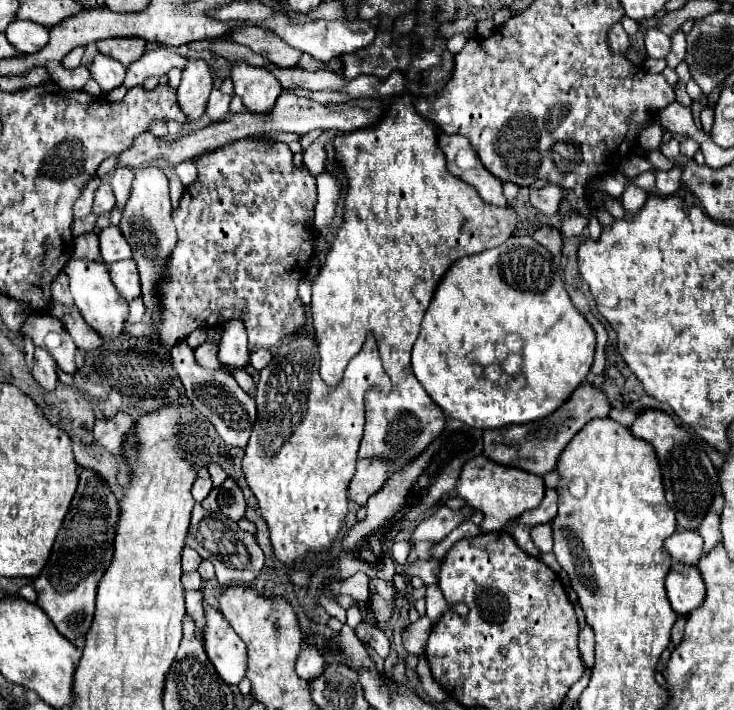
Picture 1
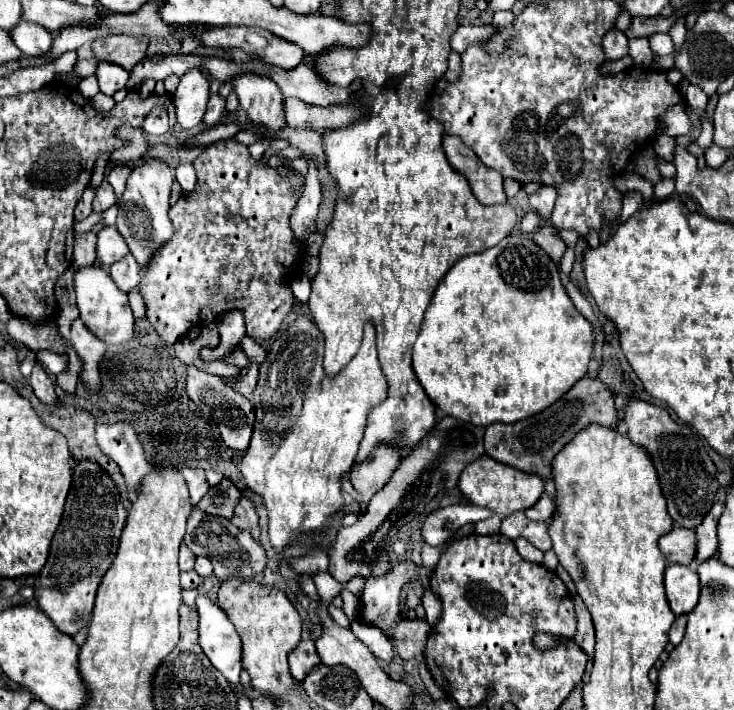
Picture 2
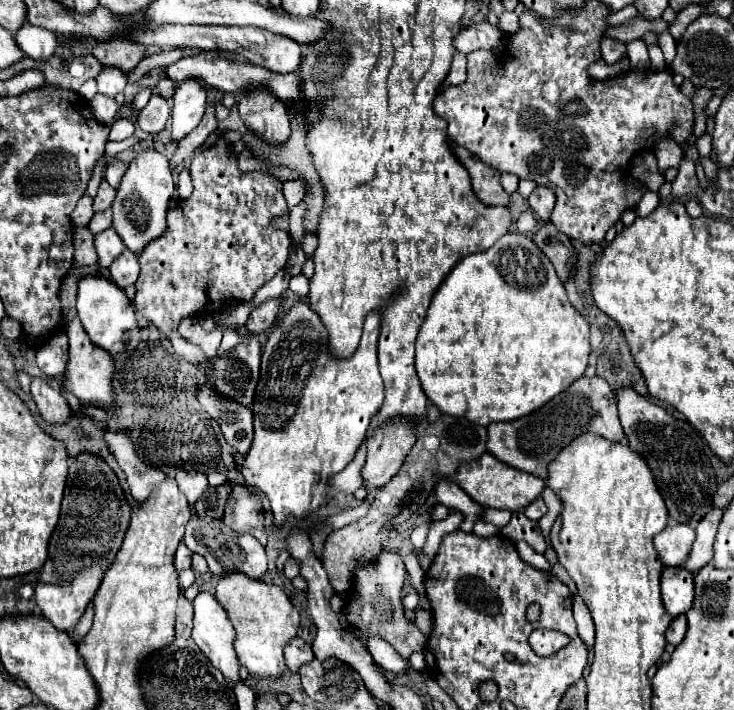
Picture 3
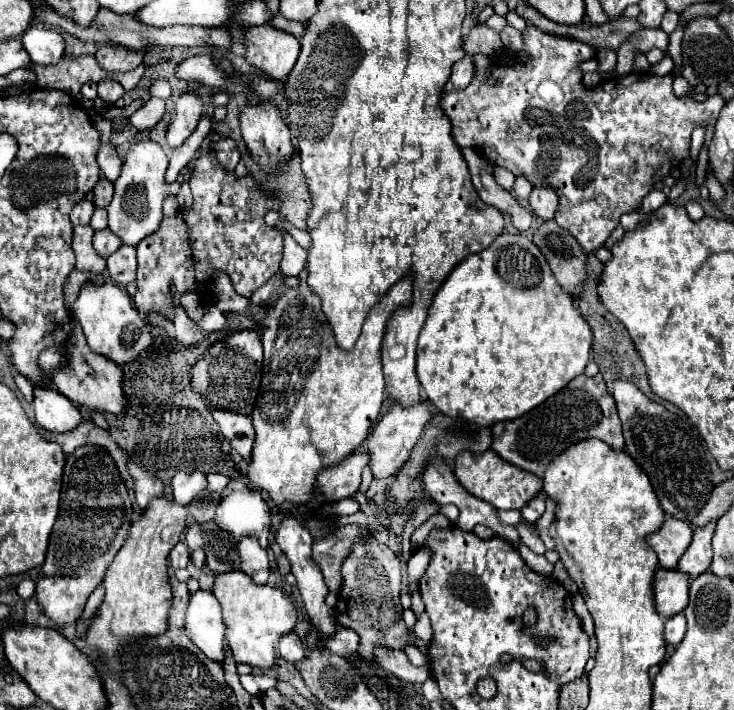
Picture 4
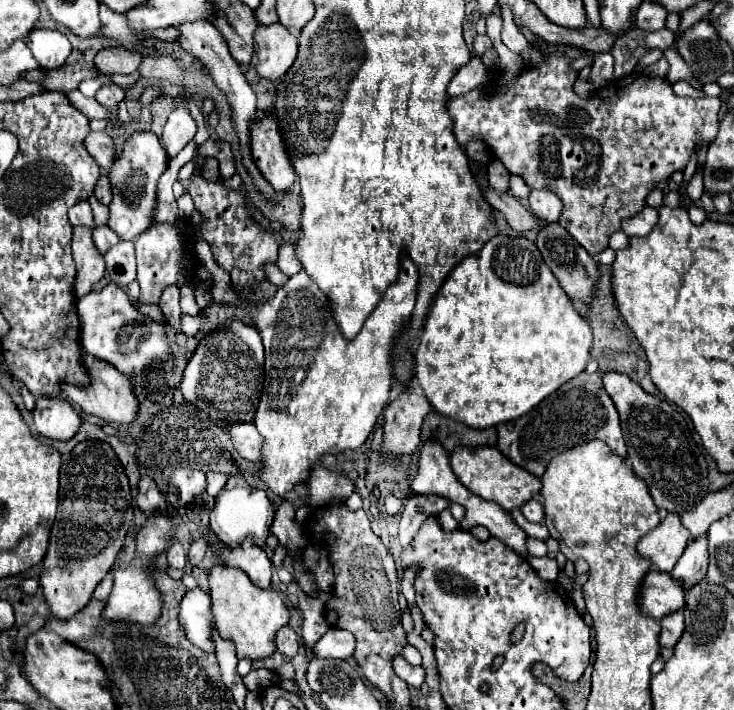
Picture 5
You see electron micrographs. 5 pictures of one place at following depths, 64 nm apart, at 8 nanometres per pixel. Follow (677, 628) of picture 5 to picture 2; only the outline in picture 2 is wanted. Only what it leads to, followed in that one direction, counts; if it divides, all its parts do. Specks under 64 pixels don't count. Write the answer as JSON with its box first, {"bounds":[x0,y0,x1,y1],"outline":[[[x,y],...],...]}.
{"bounds":[670,616,686,646],"outline":[[[678,616],[676,618],[676,622],[672,624],[672,628],[670,628],[670,642],[676,646],[676,644],[680,644],[680,640],[682,640],[682,636],[684,636],[684,626],[686,626],[686,616]]]}

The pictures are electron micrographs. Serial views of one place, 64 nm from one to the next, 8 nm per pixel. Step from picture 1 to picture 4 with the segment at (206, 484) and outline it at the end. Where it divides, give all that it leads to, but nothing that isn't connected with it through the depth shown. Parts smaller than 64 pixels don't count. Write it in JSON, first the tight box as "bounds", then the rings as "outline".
{"bounds":[172,472,206,504],"outline":[[[176,472],[172,478],[172,494],[180,504],[190,504],[206,488],[206,476],[202,472]]]}

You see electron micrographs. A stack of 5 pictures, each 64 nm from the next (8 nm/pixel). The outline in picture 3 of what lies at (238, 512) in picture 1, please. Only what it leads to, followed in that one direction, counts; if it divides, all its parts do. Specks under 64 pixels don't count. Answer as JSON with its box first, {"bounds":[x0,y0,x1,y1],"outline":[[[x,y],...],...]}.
{"bounds":[194,480,232,518],"outline":[[[226,480],[224,484],[216,486],[216,488],[208,488],[200,500],[194,504],[194,510],[198,516],[214,516],[214,518],[222,518],[224,516],[224,508],[226,502],[232,494],[232,482]]]}

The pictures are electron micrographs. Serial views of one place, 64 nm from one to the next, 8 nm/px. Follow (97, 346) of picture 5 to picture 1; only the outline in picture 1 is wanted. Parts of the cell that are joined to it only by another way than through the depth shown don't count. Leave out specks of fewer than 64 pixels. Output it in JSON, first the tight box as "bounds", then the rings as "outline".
{"bounds":[64,258,128,338],"outline":[[[70,258],[68,264],[64,266],[64,274],[68,276],[70,292],[74,296],[74,304],[78,306],[84,320],[104,338],[120,336],[126,330],[128,304],[124,304],[124,300],[120,300],[120,294],[116,292],[116,288],[112,288],[108,268],[102,262]]]}

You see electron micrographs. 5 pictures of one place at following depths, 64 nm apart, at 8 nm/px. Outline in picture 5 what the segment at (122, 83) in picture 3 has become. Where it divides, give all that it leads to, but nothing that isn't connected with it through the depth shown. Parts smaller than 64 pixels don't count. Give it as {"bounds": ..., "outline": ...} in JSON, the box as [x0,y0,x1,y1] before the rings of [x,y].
{"bounds":[96,84,126,108],"outline":[[[106,84],[106,86],[102,86],[102,88],[98,90],[96,100],[98,100],[102,106],[106,106],[106,108],[114,108],[114,106],[118,106],[118,104],[124,100],[124,96],[126,96],[126,92],[124,92],[120,86],[116,86],[116,84]]]}

